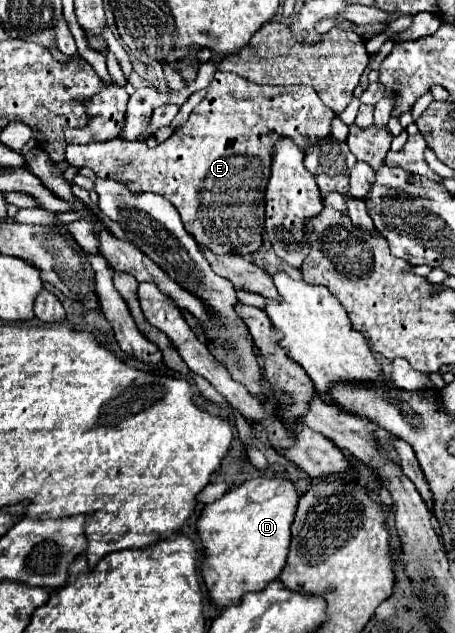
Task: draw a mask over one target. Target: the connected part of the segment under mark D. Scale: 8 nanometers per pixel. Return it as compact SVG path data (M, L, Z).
M259 477L251 479L229 493L225 493L221 499L215 503L207 505L201 511L201 517L195 525L199 539L205 549L203 565L201 565L201 575L205 581L205 587L209 591L209 599L213 601L215 607L223 609L229 605L241 603L241 597L249 591L263 591L263 587L271 581L275 581L287 561L287 551L289 551L289 541L291 541L291 523L293 515L297 511L297 491L291 481L279 479L279 477Z

